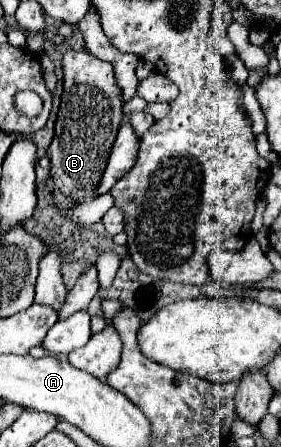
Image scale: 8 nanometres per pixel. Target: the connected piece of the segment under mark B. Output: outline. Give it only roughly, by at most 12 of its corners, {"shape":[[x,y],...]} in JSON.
{"shape":[[68,51],[50,177],[94,199],[122,123],[110,63]]}

